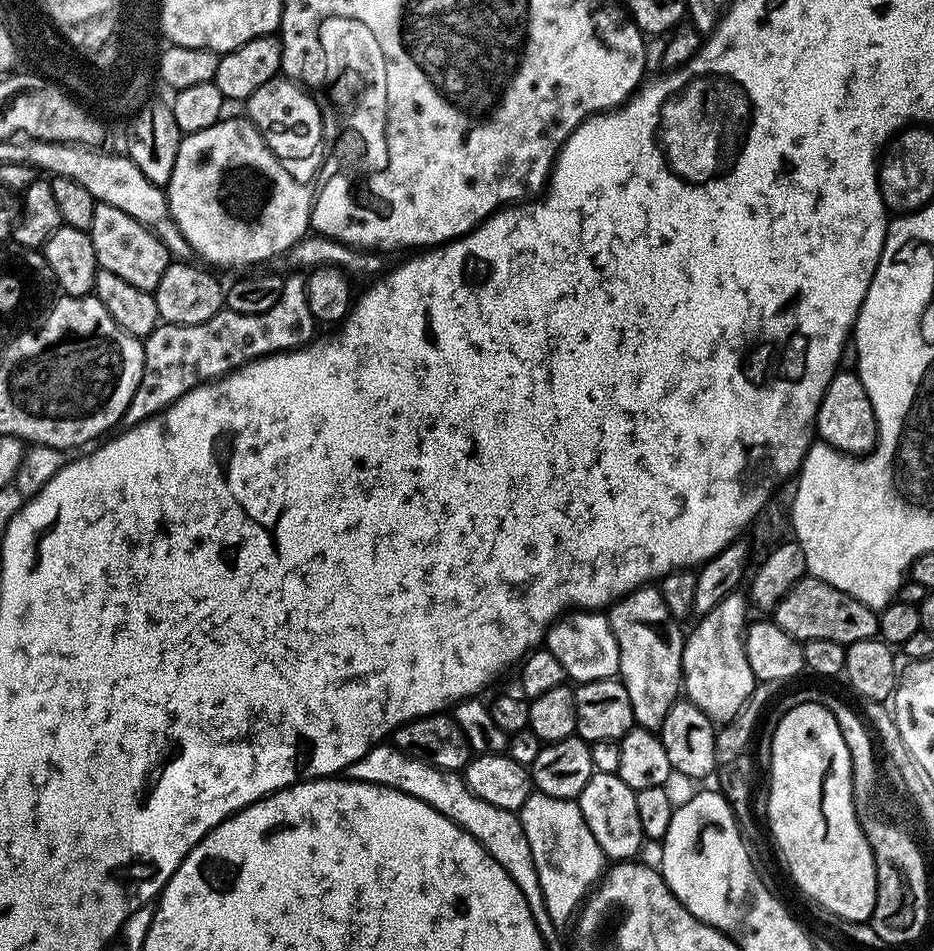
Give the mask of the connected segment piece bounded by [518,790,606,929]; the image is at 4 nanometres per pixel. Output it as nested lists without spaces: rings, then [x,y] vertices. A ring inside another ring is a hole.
[[[533,791],[530,798],[521,806],[518,813],[522,822],[522,830],[526,830],[526,842],[530,842],[530,854],[534,854],[534,866],[538,870],[538,886],[542,886],[542,894],[546,898],[546,910],[550,910],[550,918],[559,929],[564,924],[573,923],[586,897],[594,885],[606,871],[606,857],[602,846],[594,842],[594,834],[590,834],[590,826],[586,826],[586,818],[582,818],[582,810],[576,800],[550,798],[550,794]]]

